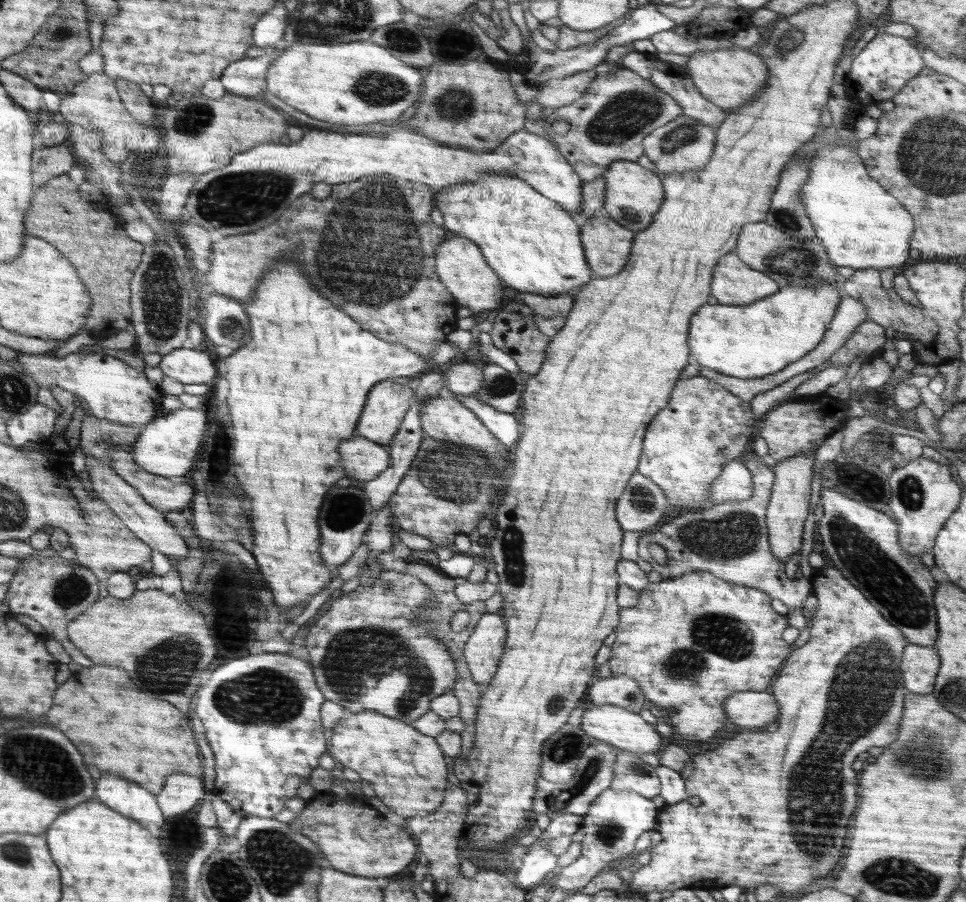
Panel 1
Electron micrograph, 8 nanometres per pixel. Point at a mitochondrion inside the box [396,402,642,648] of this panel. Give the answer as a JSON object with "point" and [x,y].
{"point":[454,478]}

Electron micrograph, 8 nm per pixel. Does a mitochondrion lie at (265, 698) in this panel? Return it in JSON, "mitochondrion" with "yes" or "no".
{"mitochondrion":"yes"}

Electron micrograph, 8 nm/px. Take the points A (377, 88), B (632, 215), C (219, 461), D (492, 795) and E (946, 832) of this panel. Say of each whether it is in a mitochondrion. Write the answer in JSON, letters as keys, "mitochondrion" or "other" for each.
{"A":"mitochondrion","B":"mitochondrion","C":"mitochondrion","D":"other","E":"other"}

